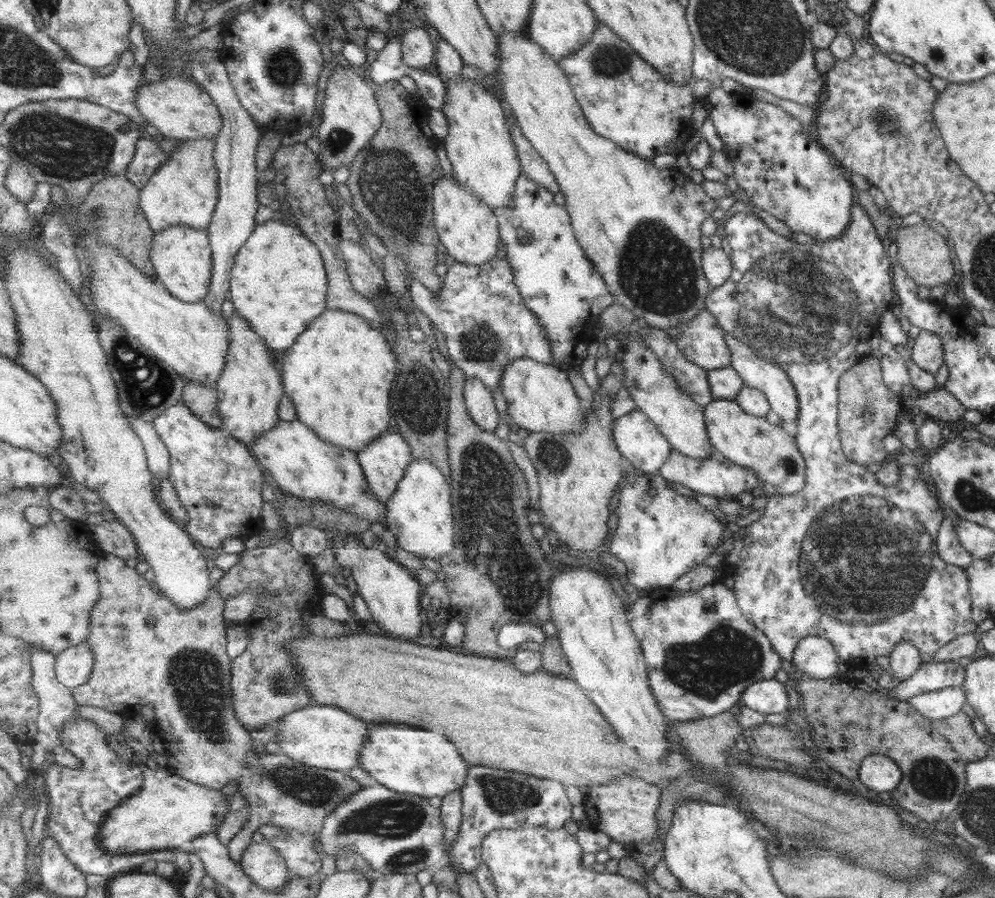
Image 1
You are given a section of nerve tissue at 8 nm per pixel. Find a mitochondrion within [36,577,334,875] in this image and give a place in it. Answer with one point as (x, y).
(196, 679)

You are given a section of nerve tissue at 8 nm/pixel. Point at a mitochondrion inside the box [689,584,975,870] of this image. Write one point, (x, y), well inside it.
(932, 778)

